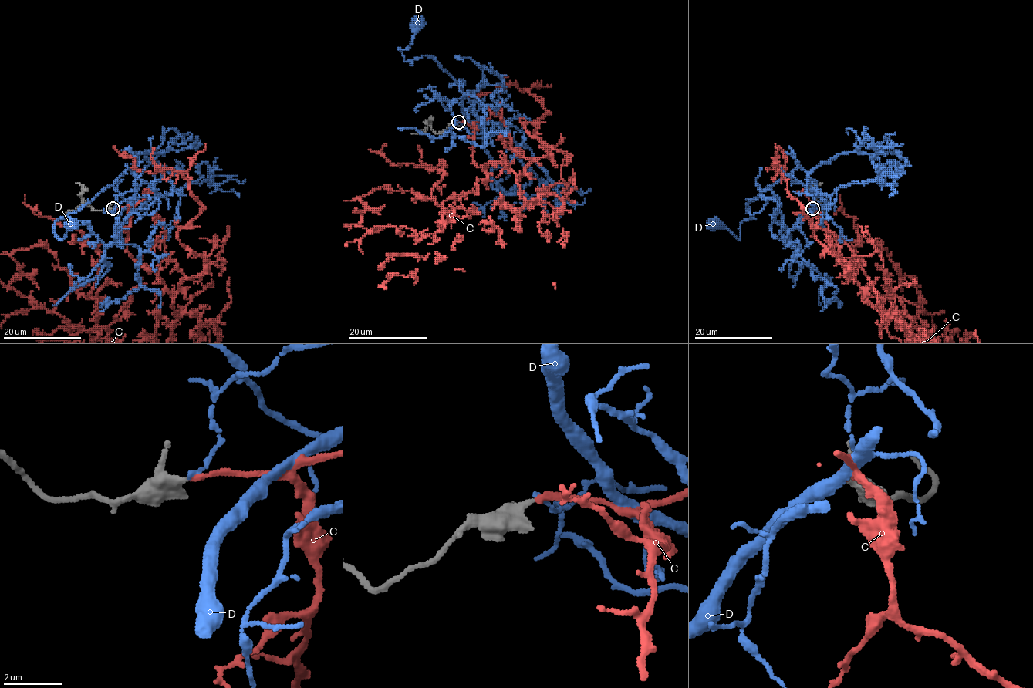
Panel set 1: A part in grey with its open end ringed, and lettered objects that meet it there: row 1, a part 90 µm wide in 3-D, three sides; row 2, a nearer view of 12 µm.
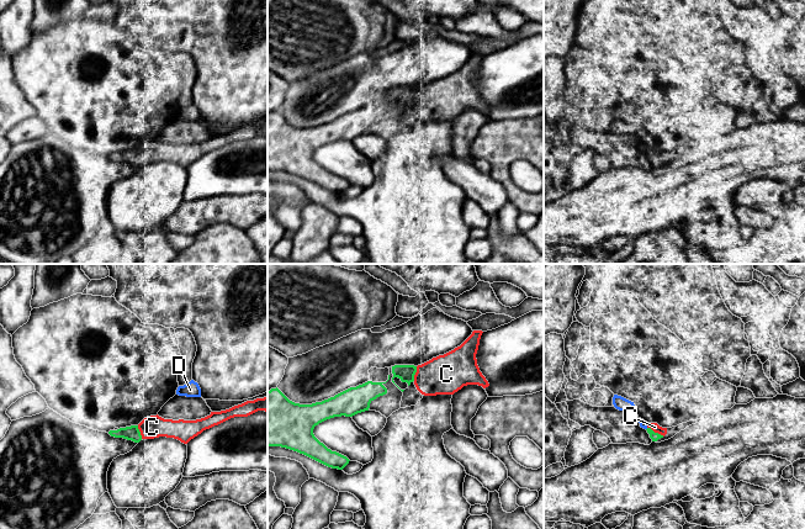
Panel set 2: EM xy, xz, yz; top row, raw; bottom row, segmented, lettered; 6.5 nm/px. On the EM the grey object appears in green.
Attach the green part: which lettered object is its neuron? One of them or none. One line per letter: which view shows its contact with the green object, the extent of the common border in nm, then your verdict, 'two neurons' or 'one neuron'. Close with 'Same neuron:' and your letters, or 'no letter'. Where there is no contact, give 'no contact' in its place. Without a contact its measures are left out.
C: contact in yz; length 130 nm; one neuron
D: no contact; two neurons
Same neuron: C

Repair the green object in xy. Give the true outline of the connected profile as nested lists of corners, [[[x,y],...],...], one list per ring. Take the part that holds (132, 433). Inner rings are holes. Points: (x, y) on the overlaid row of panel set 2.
[[[268,397],[247,401],[221,412],[211,412],[210,416],[196,420],[173,420],[150,416],[144,418],[138,425],[110,430],[115,438],[123,438],[139,443],[142,439],[154,439],[159,437],[174,438],[184,444],[201,434],[203,430],[218,425],[234,417],[248,417],[258,411],[268,412]]]

